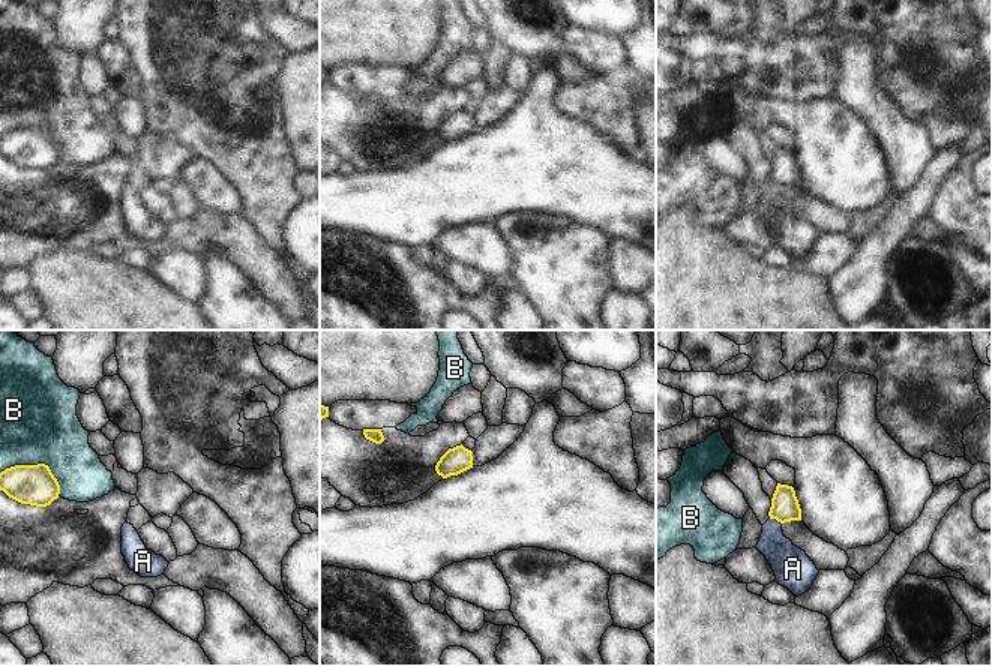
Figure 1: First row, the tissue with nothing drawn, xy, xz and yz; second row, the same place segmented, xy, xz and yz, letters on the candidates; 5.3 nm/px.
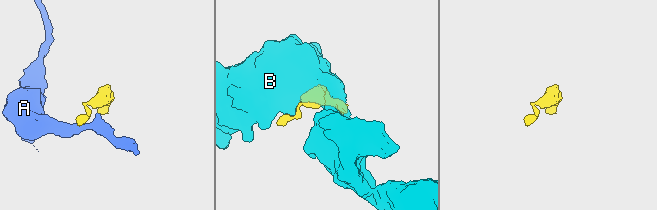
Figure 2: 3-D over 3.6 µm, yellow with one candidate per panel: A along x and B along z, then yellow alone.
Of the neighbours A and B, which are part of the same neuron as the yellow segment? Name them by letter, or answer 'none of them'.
A

